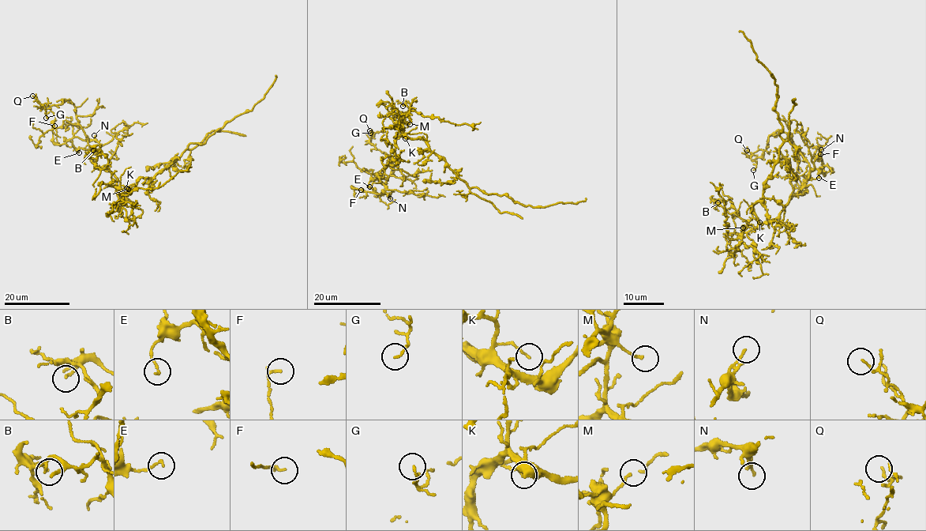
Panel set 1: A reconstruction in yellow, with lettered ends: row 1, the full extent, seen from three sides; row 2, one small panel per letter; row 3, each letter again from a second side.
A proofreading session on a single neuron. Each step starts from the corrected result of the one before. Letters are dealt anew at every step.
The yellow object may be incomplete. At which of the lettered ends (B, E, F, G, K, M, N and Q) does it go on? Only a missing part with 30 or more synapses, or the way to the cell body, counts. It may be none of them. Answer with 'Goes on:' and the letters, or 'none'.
Goes on: none

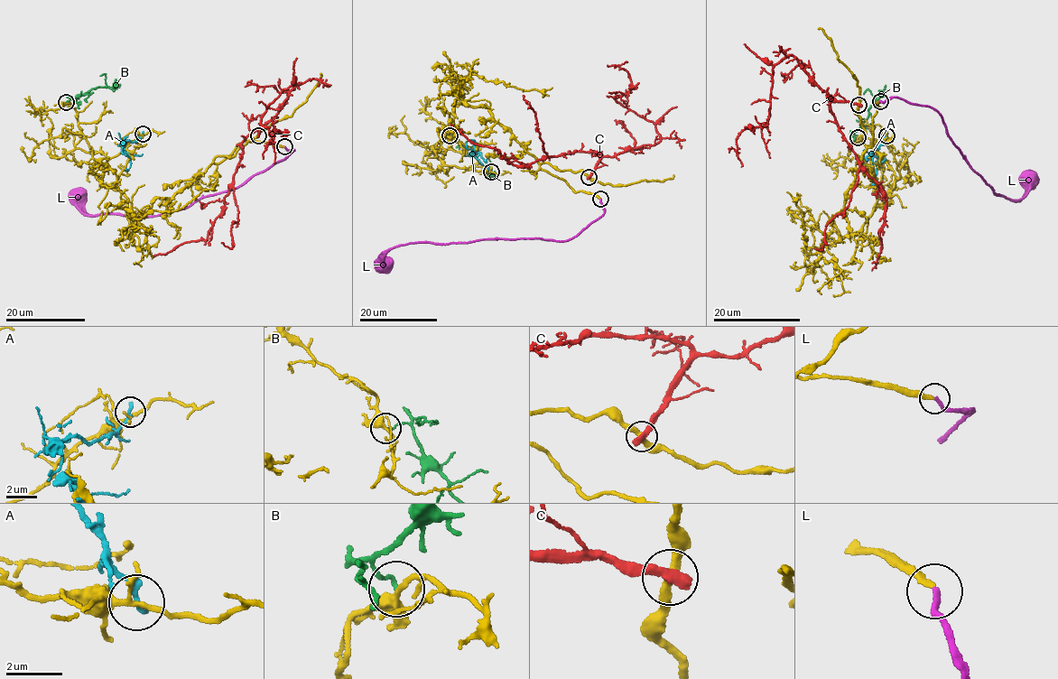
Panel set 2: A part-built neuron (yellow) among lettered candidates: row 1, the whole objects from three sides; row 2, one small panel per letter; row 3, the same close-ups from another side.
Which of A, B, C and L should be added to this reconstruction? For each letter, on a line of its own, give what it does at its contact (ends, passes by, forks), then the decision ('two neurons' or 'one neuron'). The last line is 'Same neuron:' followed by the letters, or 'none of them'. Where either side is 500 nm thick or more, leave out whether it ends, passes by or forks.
A: it ends; two neurons
B: it ends; two neurons
C: it ends; two neurons
L: it ends; one neuron
Same neuron: L

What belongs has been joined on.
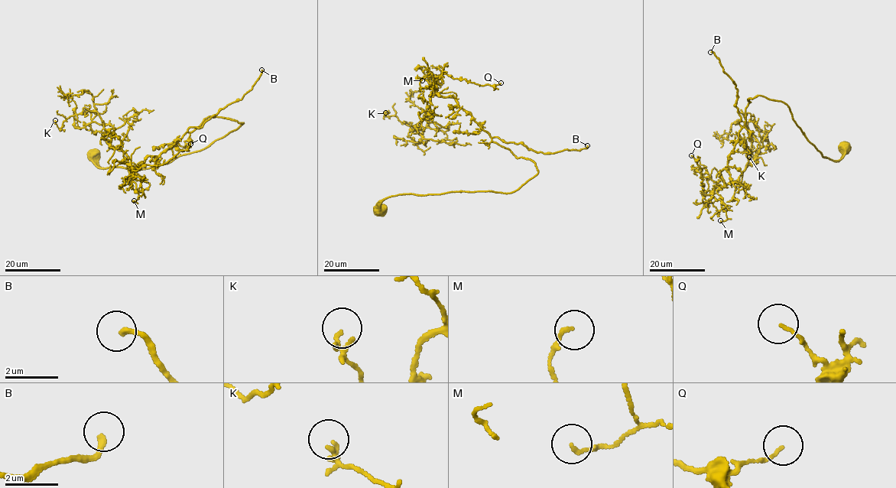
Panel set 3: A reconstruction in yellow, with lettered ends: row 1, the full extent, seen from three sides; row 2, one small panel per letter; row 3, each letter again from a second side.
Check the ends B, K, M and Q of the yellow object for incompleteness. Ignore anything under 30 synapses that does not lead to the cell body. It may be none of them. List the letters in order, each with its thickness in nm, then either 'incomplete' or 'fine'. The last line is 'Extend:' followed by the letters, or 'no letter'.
B: calibre 190 nm; incomplete
K: calibre 80 nm; fine
M: calibre 140 nm; fine
Q: calibre 100 nm; fine
Extend: B

